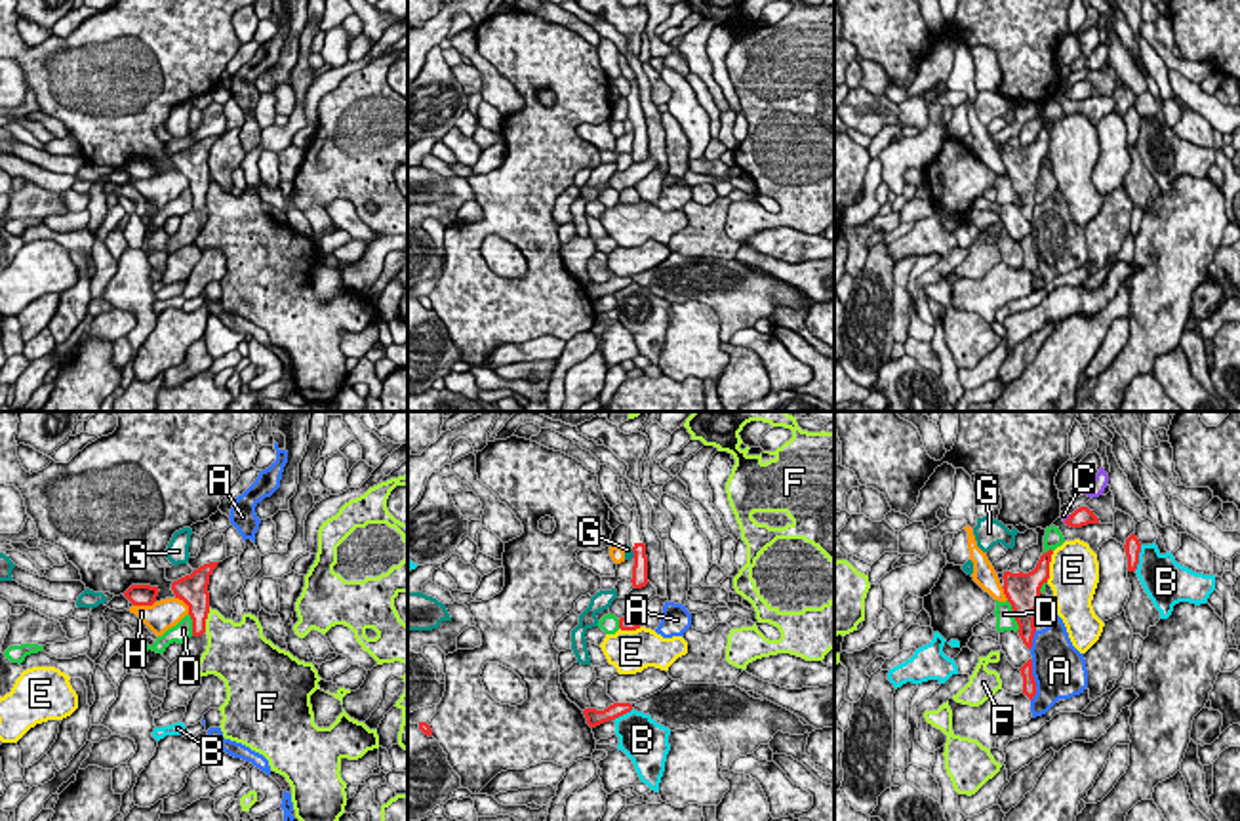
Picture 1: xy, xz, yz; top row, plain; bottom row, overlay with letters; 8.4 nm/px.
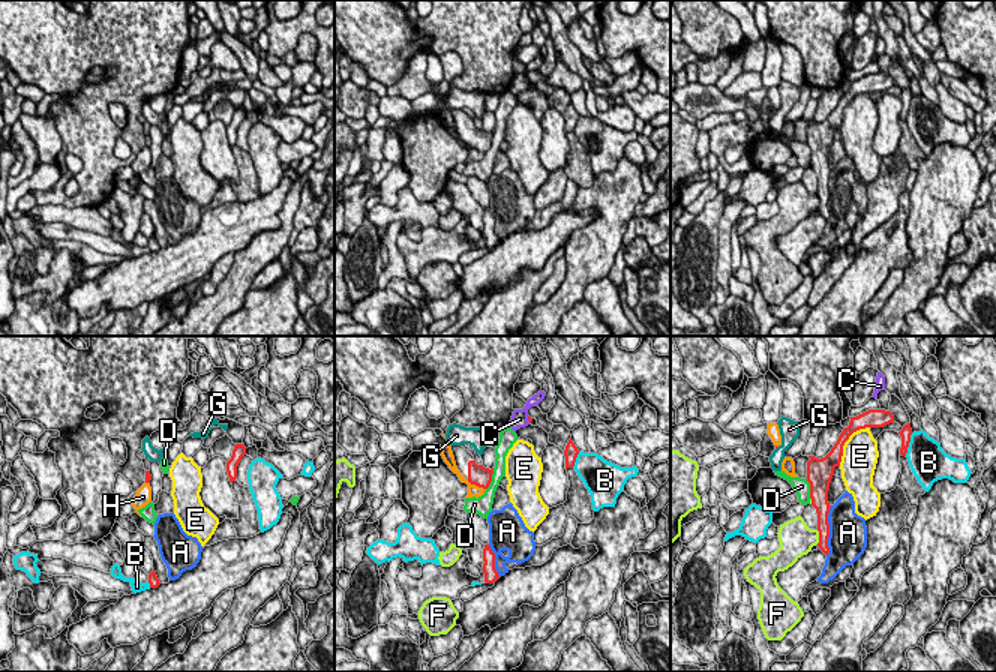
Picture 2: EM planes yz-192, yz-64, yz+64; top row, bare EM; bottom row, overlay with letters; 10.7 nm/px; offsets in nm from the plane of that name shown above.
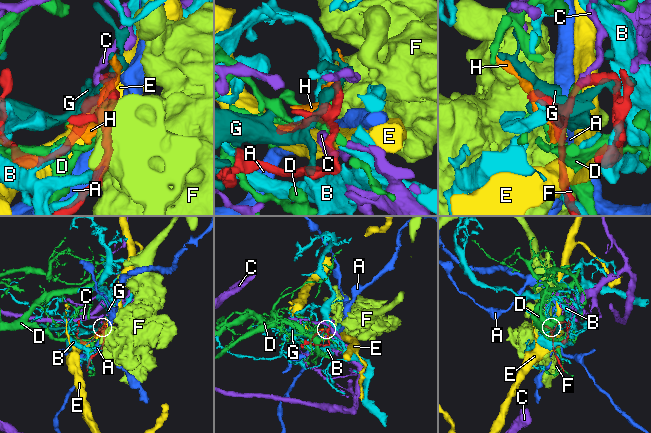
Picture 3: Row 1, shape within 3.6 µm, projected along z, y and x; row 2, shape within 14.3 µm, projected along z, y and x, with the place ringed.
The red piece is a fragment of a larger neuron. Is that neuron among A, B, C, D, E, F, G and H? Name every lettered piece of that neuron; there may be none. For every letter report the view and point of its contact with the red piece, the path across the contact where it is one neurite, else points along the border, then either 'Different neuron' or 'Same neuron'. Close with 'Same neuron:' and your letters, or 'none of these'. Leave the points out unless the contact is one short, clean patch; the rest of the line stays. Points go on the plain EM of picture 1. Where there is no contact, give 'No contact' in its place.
A: Touches red at yz (1033, 254). Different neuron
B: Touches red at yz (1138, 132). Different neuron
C: Touches red at yz (1067, 92). Boundary: yz (1069, 88), (1063, 94). Different neuron
D: Touches red at yz (1014, 189). Different neuron
E: Touches red at yz (1048, 140). Different neuron
F: Touches red at xy (204, 193). Different neuron
G: Touches red at xz (633, 124). Different neuron
H: Touches red at xy (143, 178). Different neuron
Same neuron: none of these

